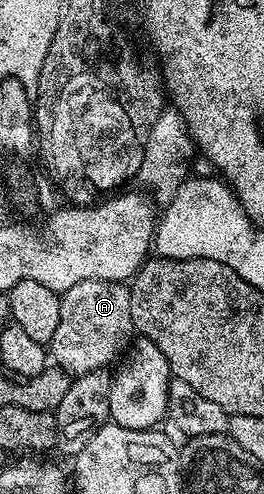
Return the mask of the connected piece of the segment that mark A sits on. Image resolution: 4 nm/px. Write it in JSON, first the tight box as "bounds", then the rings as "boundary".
{"bounds":[49,281,135,375],"boundary":[[[80,281],[62,291],[59,323],[49,343],[49,354],[70,375],[106,369],[128,349],[135,331],[131,320],[129,286],[113,281]]]}

